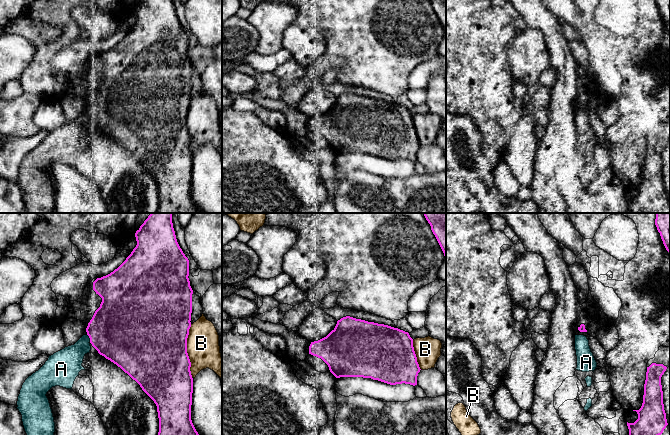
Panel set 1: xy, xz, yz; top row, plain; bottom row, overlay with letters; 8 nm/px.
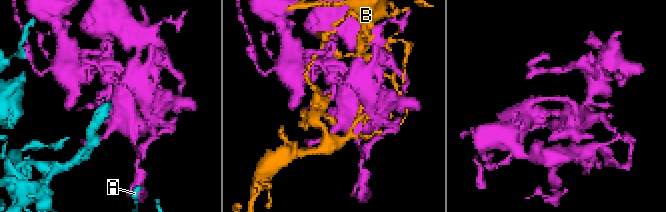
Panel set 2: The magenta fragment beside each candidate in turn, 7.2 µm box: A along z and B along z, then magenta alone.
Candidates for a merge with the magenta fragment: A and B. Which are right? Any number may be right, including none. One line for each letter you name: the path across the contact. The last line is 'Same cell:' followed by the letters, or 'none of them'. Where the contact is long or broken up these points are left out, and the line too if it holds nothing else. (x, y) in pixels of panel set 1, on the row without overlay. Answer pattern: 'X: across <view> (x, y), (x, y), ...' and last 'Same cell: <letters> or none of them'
Same cell: A

